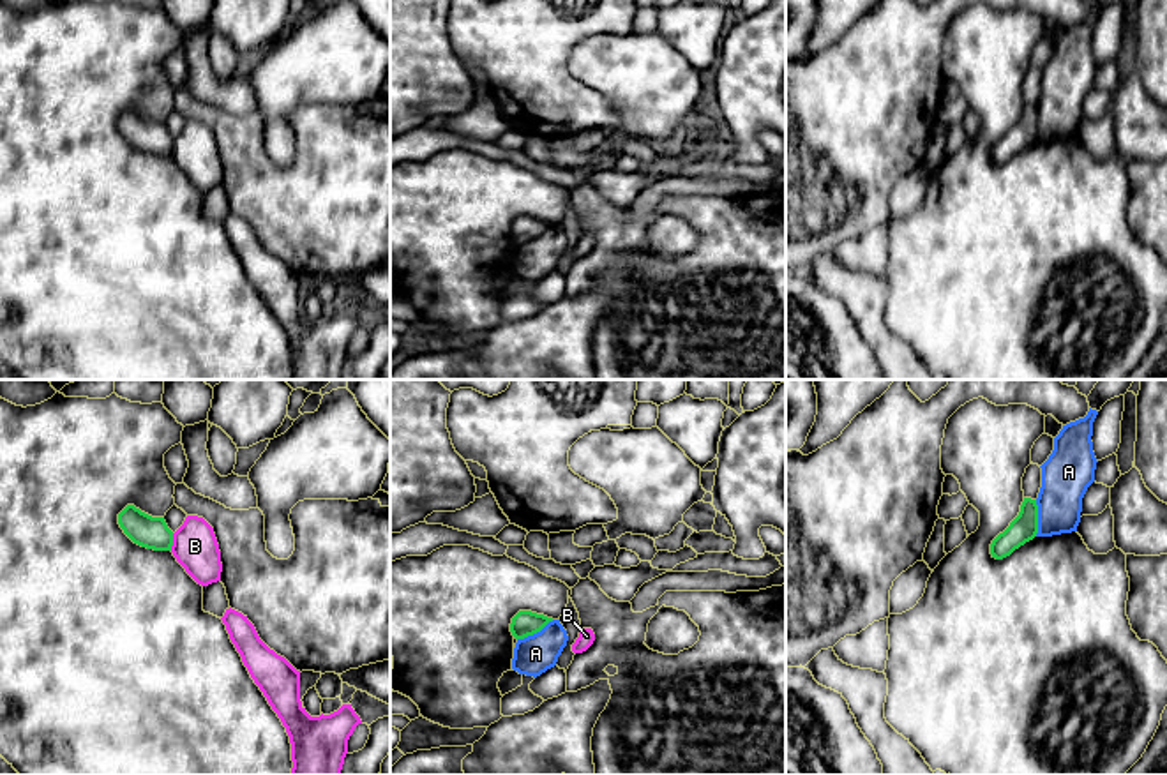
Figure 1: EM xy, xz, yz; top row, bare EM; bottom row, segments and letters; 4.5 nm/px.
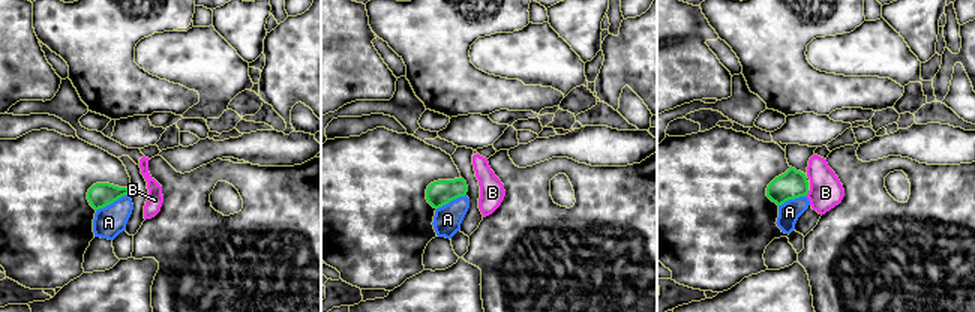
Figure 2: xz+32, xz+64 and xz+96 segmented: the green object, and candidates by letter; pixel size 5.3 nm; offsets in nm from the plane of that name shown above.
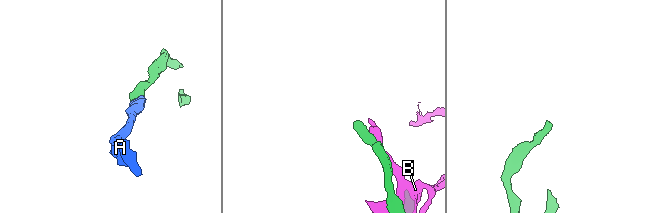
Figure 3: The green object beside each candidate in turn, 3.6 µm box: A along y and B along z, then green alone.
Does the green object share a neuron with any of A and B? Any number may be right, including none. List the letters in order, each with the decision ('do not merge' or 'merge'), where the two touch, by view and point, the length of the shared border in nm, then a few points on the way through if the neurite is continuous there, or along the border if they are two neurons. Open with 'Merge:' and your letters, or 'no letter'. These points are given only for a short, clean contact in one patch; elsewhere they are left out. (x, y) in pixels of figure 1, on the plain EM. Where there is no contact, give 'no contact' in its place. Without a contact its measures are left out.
Merge: no letter
A: do not merge | yz (1037, 122) | 170 nm | along yz (1035, 105), (1037, 140)
B: do not merge | xy (172, 147) | 80 nm

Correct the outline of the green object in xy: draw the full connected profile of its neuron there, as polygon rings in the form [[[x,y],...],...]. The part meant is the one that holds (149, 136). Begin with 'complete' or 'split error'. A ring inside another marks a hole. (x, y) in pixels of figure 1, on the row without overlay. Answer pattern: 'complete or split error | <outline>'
complete | [[[127,109],[118,118],[118,129],[134,148],[154,155],[171,155],[173,136],[164,122],[152,122],[134,109]]]

